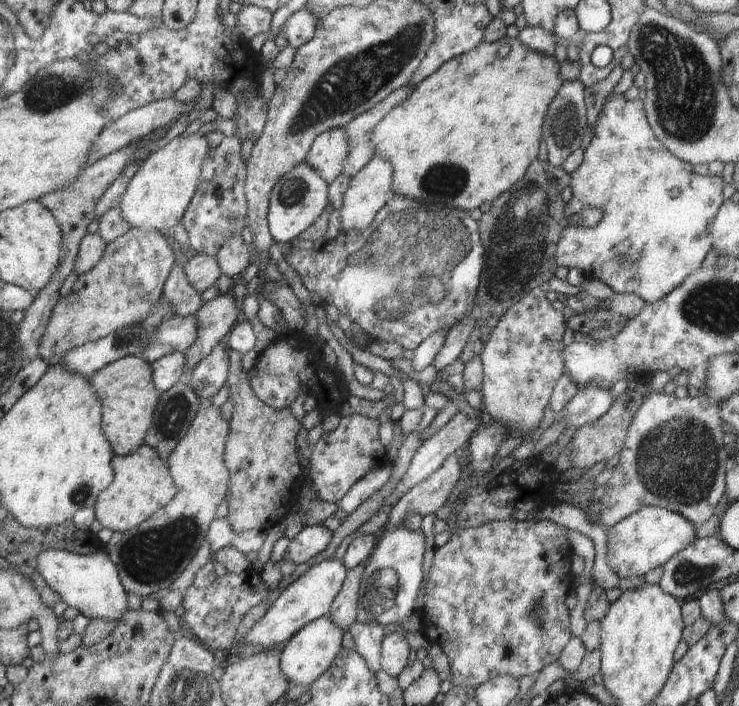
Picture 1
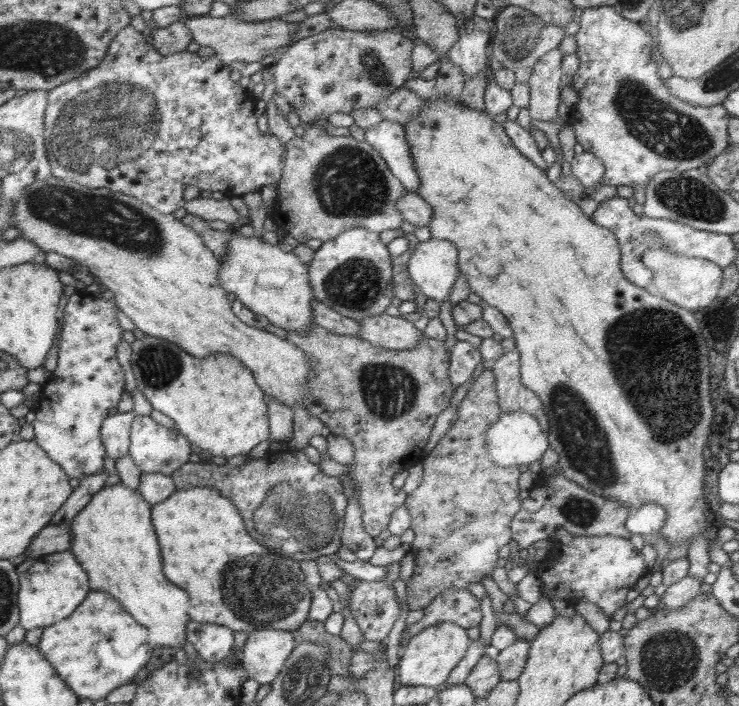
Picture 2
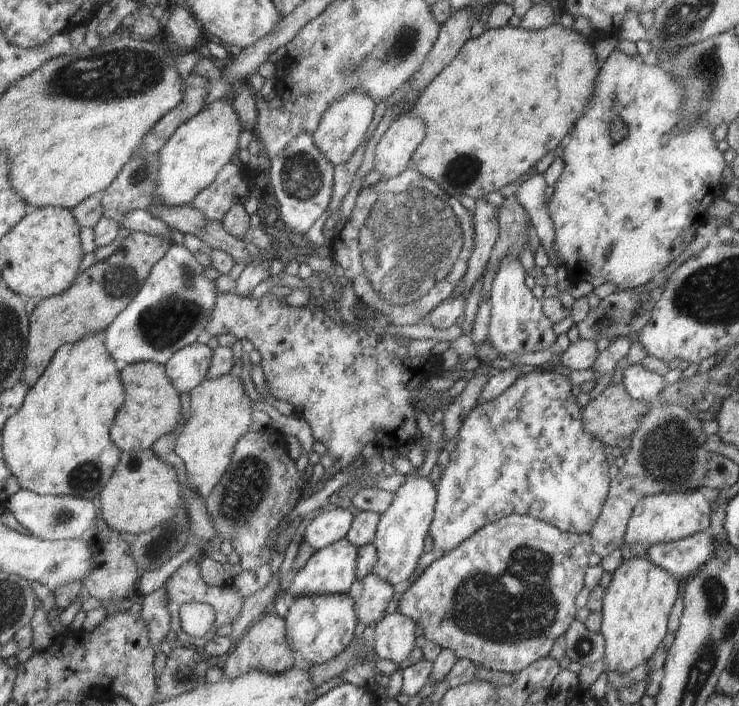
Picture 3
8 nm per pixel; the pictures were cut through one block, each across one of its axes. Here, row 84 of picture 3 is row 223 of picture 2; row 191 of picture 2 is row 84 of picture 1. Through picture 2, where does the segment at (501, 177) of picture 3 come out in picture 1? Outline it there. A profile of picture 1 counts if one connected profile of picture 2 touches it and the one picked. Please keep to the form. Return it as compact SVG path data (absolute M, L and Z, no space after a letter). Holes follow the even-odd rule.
M510 36L496 42L483 40L474 50L445 62L417 84L410 98L386 114L372 132L374 155L388 158L392 164L392 193L439 207L471 211L485 208L516 186L538 156L545 114L562 88L560 66L554 56L538 54Z

